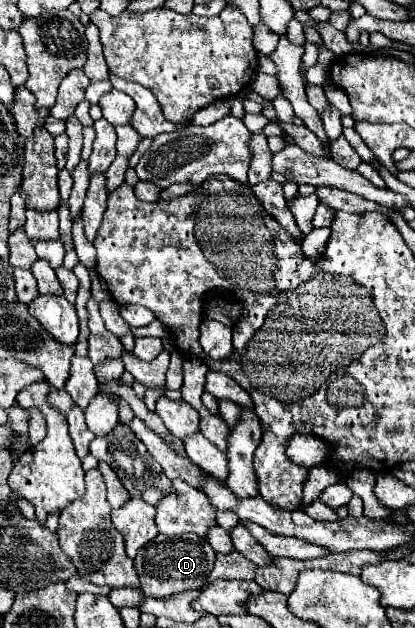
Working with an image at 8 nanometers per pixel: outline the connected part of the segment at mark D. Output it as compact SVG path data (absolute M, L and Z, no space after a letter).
M158 534L154 542L148 542L146 546L142 546L142 550L138 550L134 566L140 576L144 594L152 598L166 598L170 594L202 586L204 578L210 574L214 566L214 558L216 554L212 546L204 538L198 538L196 534L184 534L182 538L166 538L164 534Z

